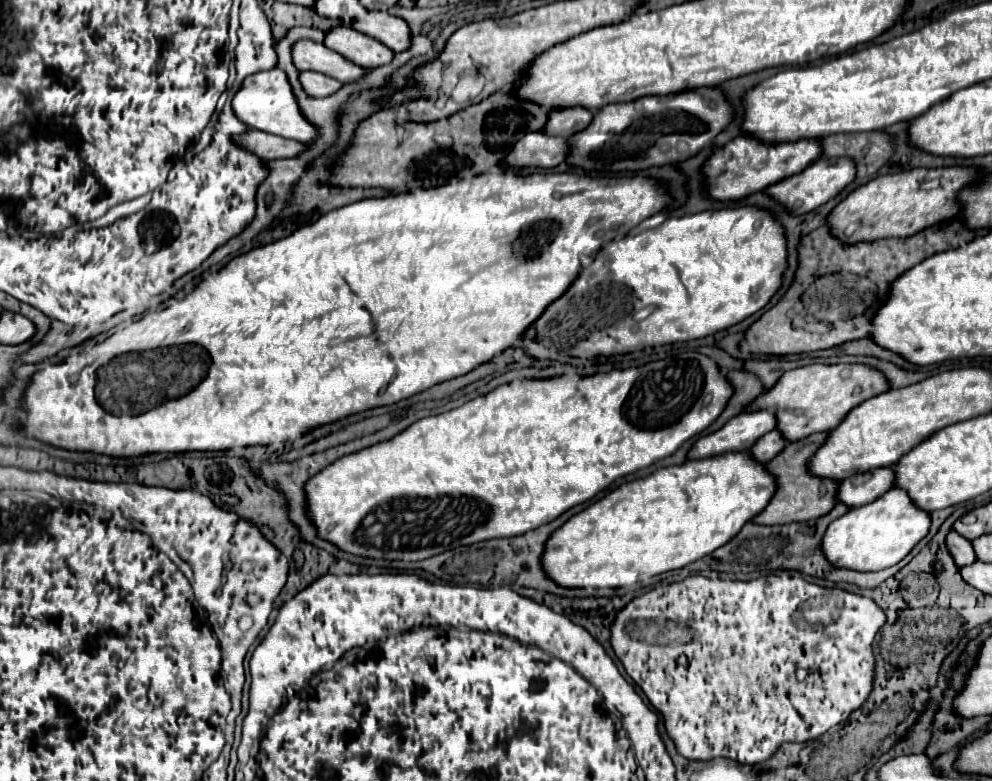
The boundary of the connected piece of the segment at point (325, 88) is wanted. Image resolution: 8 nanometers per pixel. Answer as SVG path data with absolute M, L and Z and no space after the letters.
M310 70L300 72L300 82L310 96L330 96L342 88L342 82L330 76L322 76L320 72L310 72Z

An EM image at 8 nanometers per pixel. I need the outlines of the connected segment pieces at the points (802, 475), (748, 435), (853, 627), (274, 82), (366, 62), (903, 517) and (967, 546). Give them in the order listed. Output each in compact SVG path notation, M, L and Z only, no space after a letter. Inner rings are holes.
M822 432L822 434L812 434L812 436L796 440L796 442L788 442L786 448L772 462L766 464L766 468L776 476L778 490L776 490L774 498L770 500L770 504L754 518L756 524L786 524L786 522L798 522L798 520L800 522L814 520L814 518L824 516L826 512L830 512L830 508L836 506L838 480L814 476L808 468L810 458L826 442L826 438L828 438L828 432Z
M770 410L742 412L728 420L720 430L696 440L688 458L706 458L722 452L750 450L758 438L776 428L776 414Z
M780 572L780 574L766 574L748 582L742 580L720 580L720 578L706 578L706 576L688 576L682 582L674 582L667 586L656 586L648 594L642 594L638 598L632 598L614 618L610 624L610 644L616 640L616 636L630 634L630 646L612 646L618 660L622 662L626 674L642 688L650 704L662 714L664 718L664 728L668 736L672 738L676 750L680 756L688 760L712 760L712 758L730 758L740 764L760 764L764 760L770 760L774 756L774 746L782 746L784 742L805 743L815 740L832 727L848 720L850 714L860 708L867 700L872 685L874 684L874 670L876 670L876 660L872 654L872 644L878 634L878 630L884 626L886 616L884 610L874 602L874 598L852 594L840 588L824 588L812 582L806 582L804 578L790 574L790 572ZM776 722L780 722L780 730L774 730ZM784 722L790 722L790 728L784 728Z
M272 68L272 70L248 76L242 88L238 90L238 94L234 96L232 108L234 108L234 114L250 128L276 134L282 138L298 140L298 142L310 142L318 138L318 128L312 122L308 122L308 118L300 112L300 106L298 106L296 94L292 92L288 76L280 68Z
M350 26L332 28L324 44L364 68L378 68L392 62L394 58L394 50L386 48L380 40L370 38Z
M892 488L874 502L850 508L842 518L834 520L822 538L822 550L836 568L852 568L860 572L884 570L906 558L908 552L928 534L930 524L930 514L914 508L906 490Z
M950 530L948 538L946 538L946 546L954 558L954 562L962 568L962 566L968 566L968 564L974 564L976 556L974 556L974 546L970 540L966 540L964 536L958 536L958 532Z

